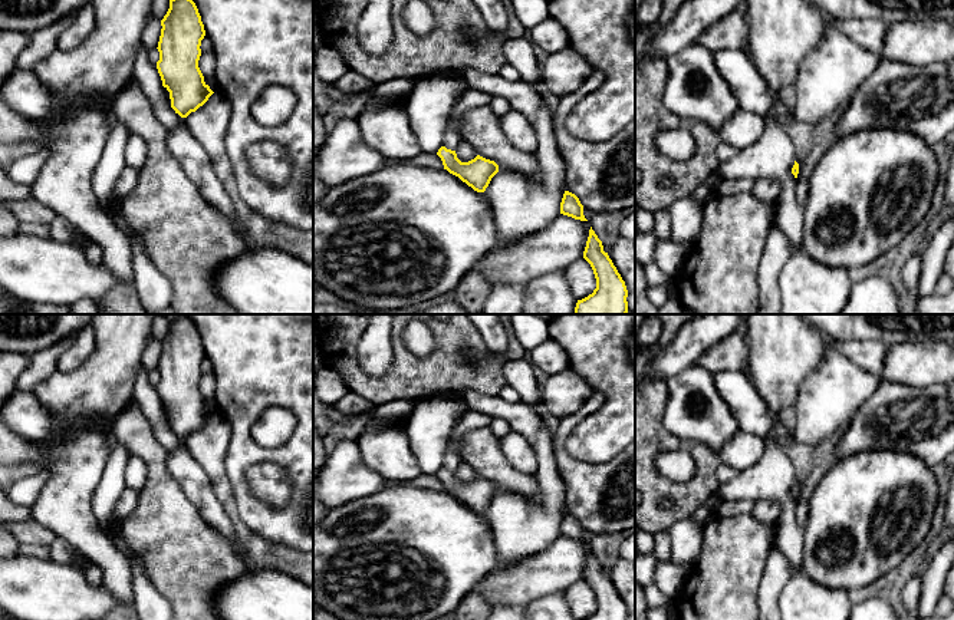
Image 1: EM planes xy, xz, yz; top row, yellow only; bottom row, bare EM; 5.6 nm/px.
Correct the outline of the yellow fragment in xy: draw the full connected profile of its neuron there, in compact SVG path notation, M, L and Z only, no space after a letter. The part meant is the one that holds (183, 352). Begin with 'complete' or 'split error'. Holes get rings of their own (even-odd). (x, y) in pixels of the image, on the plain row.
complete | M187 317L170 320L170 330L161 342L161 357L158 363L159 382L157 390L162 402L162 408L170 413L171 429L181 439L187 439L203 428L214 415L204 403L204 398L198 389L201 377L201 362L205 357L204 346L195 324Z

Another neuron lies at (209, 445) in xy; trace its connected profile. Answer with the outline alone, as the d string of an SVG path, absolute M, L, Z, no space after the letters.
M217 412L195 433L184 439L191 456L208 475L214 494L220 502L233 497L231 484L226 474L226 454L231 439L231 426Z

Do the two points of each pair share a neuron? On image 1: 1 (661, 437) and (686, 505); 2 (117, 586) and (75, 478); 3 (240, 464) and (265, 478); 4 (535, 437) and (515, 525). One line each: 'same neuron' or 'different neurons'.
1: same neuron
2: same neuron
3: different neurons
4: same neuron

